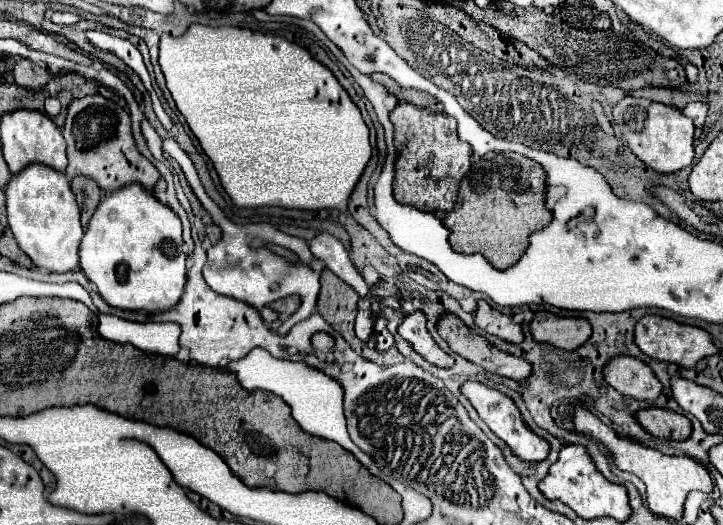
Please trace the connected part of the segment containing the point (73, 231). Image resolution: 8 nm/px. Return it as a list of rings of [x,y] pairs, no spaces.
[[[30,164],[22,172],[14,174],[6,186],[6,210],[8,224],[18,242],[18,246],[28,254],[28,258],[50,272],[70,272],[78,266],[78,246],[84,236],[80,224],[80,208],[76,204],[70,180],[46,168],[44,164]]]

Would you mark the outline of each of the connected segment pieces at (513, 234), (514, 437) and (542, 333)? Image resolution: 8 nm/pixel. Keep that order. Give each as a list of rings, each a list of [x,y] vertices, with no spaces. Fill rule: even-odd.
[[[504,152],[482,156],[460,182],[454,208],[444,216],[450,230],[450,244],[456,252],[478,252],[498,270],[512,266],[528,246],[528,236],[550,224],[552,212],[544,206],[546,172],[534,160]]]
[[[464,382],[464,384],[460,386],[460,392],[470,400],[470,404],[472,404],[474,410],[478,412],[478,416],[488,424],[488,428],[490,428],[500,440],[504,440],[504,442],[510,446],[510,450],[512,450],[514,456],[518,456],[520,460],[526,460],[526,462],[538,462],[538,460],[544,460],[544,458],[548,456],[548,452],[550,452],[548,442],[542,440],[540,436],[536,436],[536,434],[524,424],[524,420],[522,420],[522,416],[520,416],[520,410],[516,408],[516,404],[514,404],[506,394],[502,394],[502,392],[498,392],[498,390],[492,390],[492,388],[488,388],[488,386],[480,384],[480,382]]]
[[[540,310],[530,322],[530,332],[538,342],[546,342],[562,350],[576,350],[590,338],[592,328],[586,318],[562,318]]]

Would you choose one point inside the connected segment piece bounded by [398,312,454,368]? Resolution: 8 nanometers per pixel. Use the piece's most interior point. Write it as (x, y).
(413, 328)

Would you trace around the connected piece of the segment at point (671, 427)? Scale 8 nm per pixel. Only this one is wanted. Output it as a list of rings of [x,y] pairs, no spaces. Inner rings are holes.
[[[644,408],[634,414],[638,424],[656,438],[668,440],[686,440],[692,432],[692,424],[686,416],[672,412],[668,408]]]

